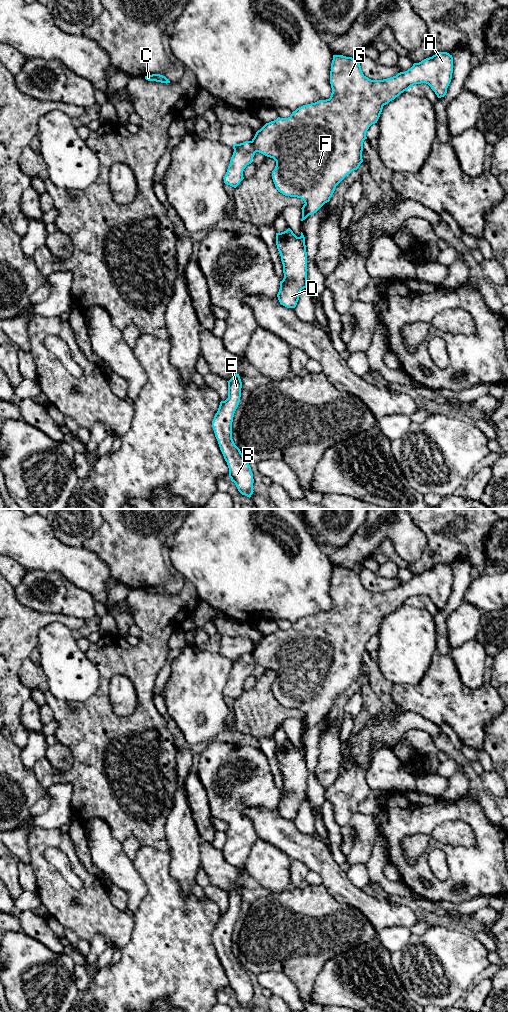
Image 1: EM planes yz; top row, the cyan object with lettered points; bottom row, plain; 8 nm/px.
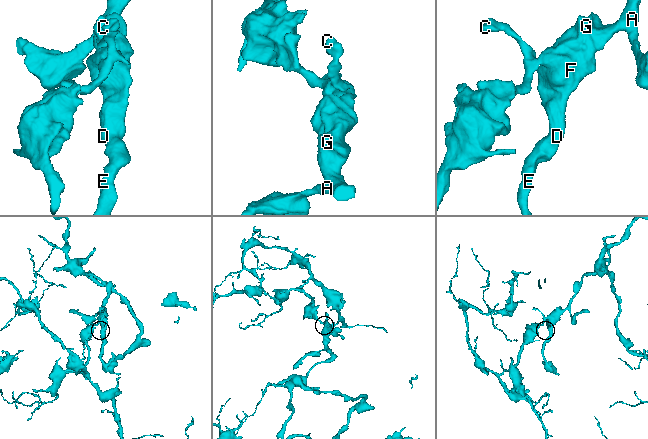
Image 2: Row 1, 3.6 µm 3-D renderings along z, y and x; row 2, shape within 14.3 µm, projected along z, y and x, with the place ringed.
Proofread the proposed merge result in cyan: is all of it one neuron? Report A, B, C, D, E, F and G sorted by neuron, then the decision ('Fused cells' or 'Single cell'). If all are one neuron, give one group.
Groups: A B D E F G / C. Fused cells

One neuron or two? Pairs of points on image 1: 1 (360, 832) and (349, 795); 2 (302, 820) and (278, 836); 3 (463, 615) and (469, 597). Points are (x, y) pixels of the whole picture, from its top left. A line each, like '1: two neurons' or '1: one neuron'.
1: one neuron
2: two neurons
3: two neurons

